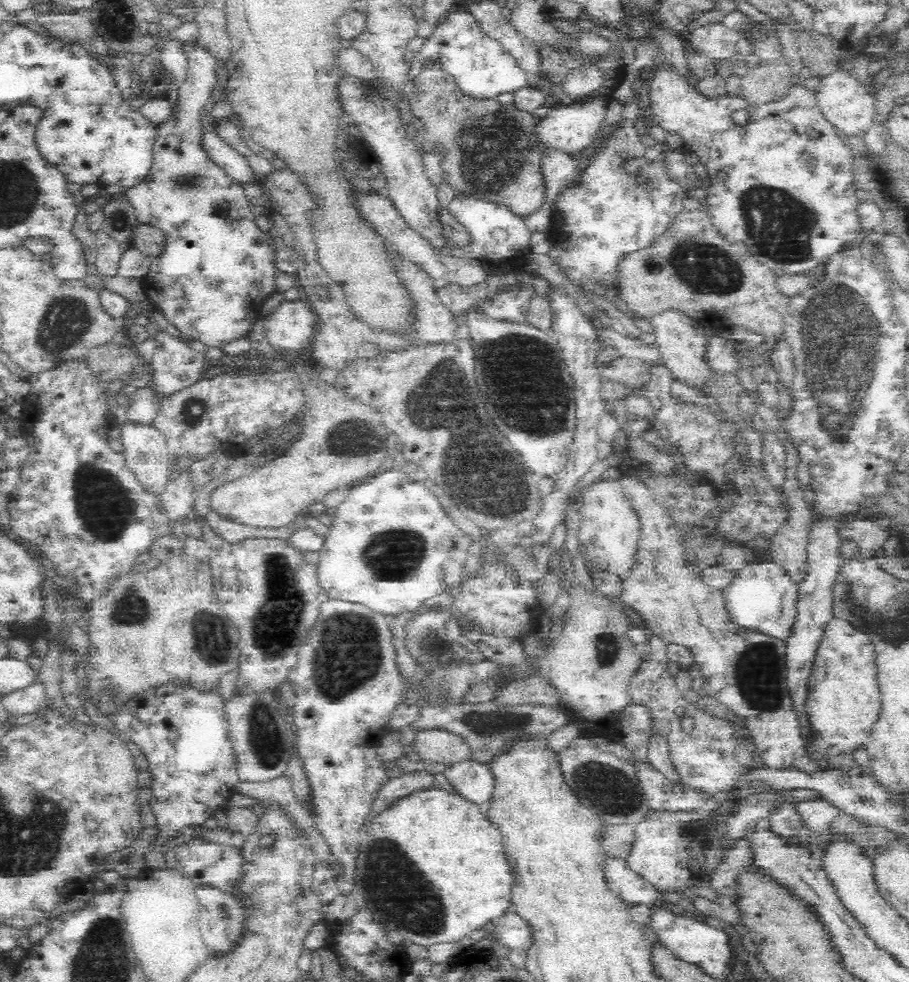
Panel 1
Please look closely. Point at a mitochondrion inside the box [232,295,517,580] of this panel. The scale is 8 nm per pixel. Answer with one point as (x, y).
(350, 440)

